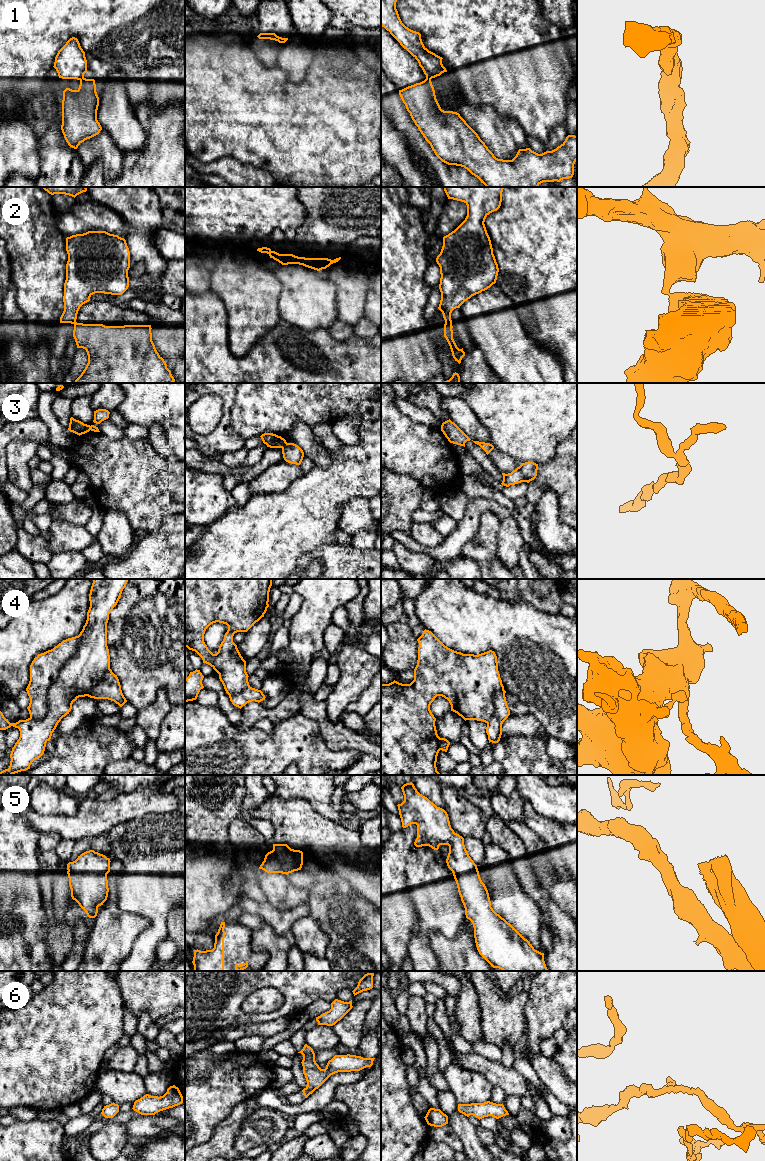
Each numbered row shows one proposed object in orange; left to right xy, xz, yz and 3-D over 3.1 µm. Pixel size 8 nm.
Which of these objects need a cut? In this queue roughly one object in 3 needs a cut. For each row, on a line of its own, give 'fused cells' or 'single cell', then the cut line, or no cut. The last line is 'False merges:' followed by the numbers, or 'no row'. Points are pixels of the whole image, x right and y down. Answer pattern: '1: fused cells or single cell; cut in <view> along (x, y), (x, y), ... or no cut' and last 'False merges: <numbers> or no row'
1: fused cells; cut in yz along (426, 78), (430, 79)
2: fused cells; cut in xz along (271, 251), (270, 257)
3: fused cells; cut in xz along (286, 442), (282, 448)
4: fused cells; cut in xy along (81, 632), (47, 693), (46, 714), (30, 718)
5: single cell; no cut
6: single cell; no cut
False merges: 1, 2, 3, 4

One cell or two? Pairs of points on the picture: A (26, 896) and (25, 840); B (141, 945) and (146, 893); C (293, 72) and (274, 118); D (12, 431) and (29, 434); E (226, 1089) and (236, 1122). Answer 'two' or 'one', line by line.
A: one
B: one
C: two
D: one
E: two

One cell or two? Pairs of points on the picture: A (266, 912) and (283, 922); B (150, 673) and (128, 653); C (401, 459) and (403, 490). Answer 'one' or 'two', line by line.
A: one
B: one
C: two

